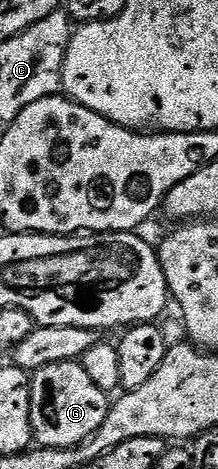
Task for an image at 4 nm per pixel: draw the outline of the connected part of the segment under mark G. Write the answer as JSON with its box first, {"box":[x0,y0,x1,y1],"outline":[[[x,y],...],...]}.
{"box":[31,361,110,447],"outline":[[[80,361],[47,364],[47,368],[32,375],[31,381],[31,422],[38,447],[78,446],[101,427],[109,414],[110,395],[101,390],[91,376],[87,376]]]}

